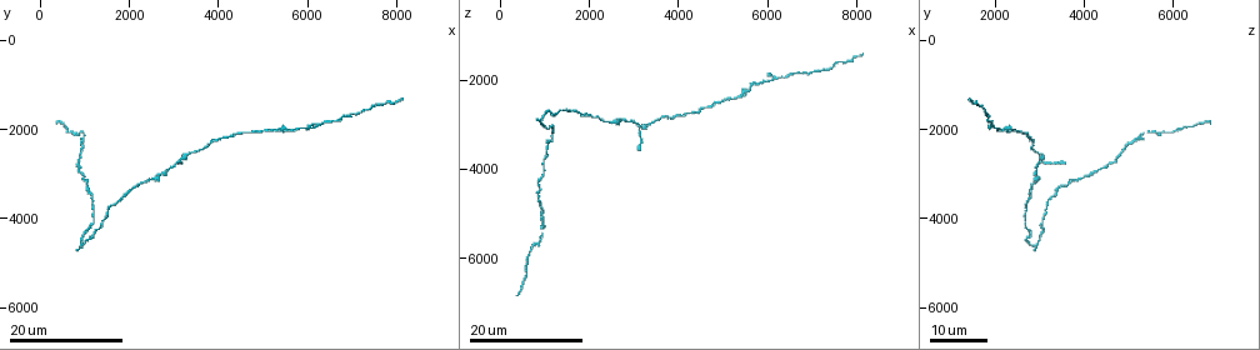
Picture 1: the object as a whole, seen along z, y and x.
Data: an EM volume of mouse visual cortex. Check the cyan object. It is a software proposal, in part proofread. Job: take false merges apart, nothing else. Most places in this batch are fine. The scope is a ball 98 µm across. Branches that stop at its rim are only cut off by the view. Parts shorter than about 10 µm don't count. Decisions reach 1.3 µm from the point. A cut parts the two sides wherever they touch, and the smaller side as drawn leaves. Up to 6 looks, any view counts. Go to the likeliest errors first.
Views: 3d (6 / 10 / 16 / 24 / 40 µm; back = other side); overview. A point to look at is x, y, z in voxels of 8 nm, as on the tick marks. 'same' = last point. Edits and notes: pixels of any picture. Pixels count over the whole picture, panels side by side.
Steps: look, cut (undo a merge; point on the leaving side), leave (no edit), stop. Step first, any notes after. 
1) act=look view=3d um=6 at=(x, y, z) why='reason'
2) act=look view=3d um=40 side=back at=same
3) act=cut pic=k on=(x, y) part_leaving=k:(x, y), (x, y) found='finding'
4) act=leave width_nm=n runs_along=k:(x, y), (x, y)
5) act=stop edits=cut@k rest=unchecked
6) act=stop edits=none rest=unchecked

act=look view=3d um=24 at=(5350, 2050, 2400) why='sudden change in width'

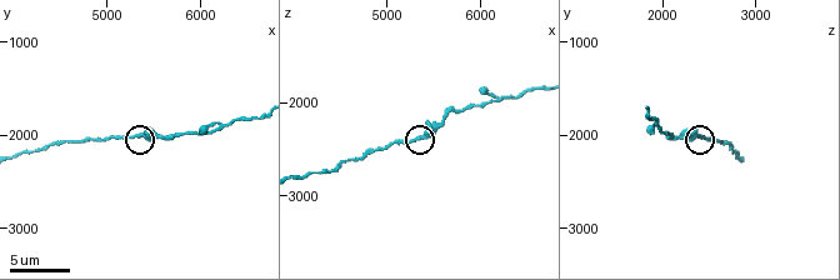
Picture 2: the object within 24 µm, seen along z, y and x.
act=look view=3d um=10 at=(5350, 2000, 2400)

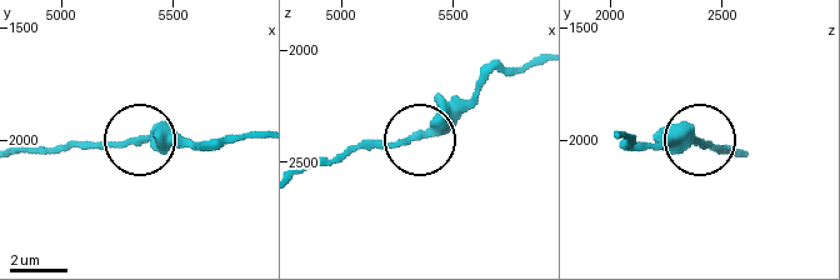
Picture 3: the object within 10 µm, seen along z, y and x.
act=leave runs_along=3:(306, 169), (371, 145), (435, 135), (476, 98) found='one neuron here'

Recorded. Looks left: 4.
act=look view=3d um=24 at=(950, 2150, 5250) why='two arms in line, one across'

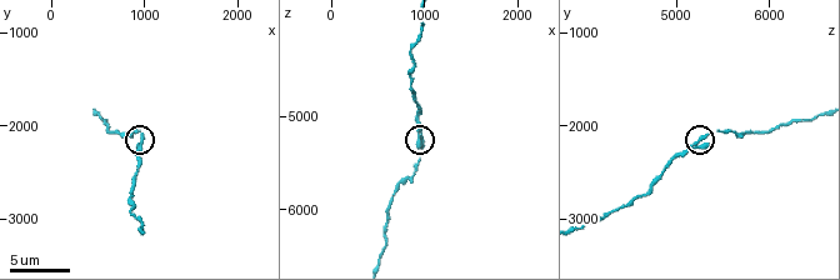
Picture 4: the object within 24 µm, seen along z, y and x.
act=look view=3d um=10 at=(950, 2200, 5250)

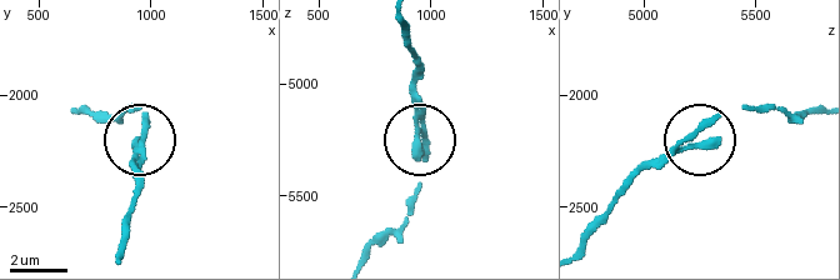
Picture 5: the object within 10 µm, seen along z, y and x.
act=leave arms=3 found='all the same neuron'

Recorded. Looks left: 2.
act=look view=3d um=16 at=(3100, 2700, 3050)

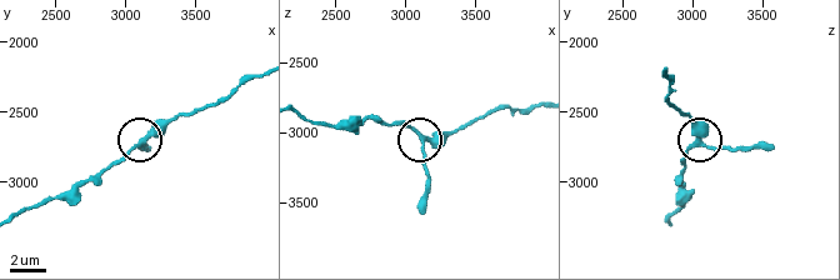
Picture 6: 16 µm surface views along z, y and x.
act=look view=3d um=6 at=(3120, 2740, 3020)

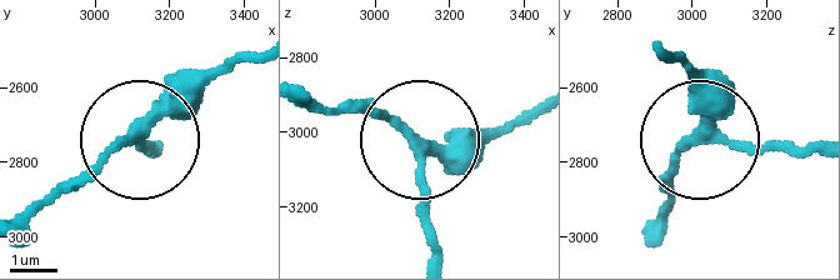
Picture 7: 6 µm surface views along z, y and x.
act=leave arms=3 runs_along=7:(311, 100), (371, 113), (419, 144), (510, 131) found='one neuron here'

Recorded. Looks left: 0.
act=stop edits=none rest=unchecked

